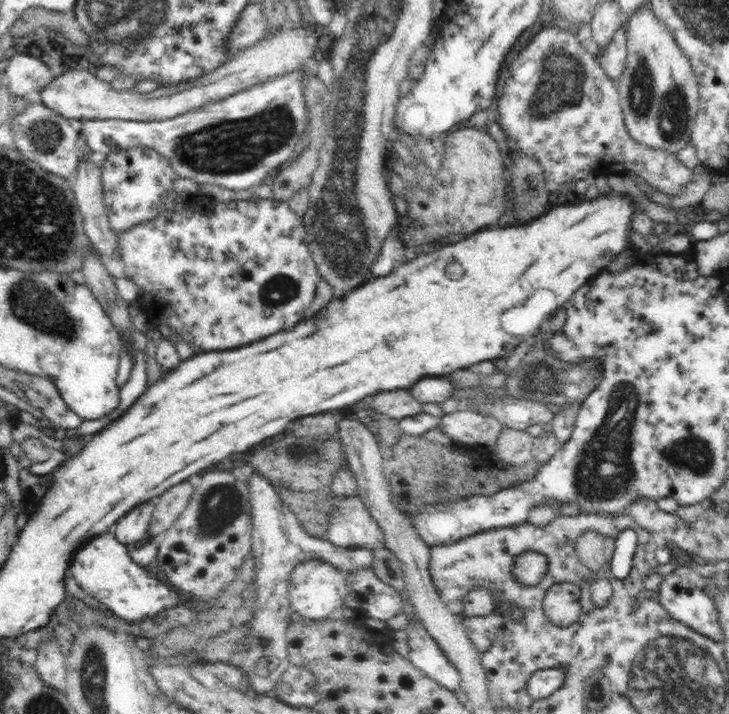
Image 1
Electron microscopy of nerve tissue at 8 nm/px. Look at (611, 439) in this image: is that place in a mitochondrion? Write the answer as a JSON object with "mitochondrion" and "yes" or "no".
{"mitochondrion":"yes"}

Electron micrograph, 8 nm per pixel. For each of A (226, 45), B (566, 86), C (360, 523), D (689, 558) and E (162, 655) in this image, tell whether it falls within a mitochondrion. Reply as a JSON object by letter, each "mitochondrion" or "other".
{"A":"other","B":"mitochondrion","C":"other","D":"other","E":"other"}

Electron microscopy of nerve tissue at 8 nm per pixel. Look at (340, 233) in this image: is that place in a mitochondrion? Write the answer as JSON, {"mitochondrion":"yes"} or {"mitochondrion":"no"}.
{"mitochondrion":"yes"}

